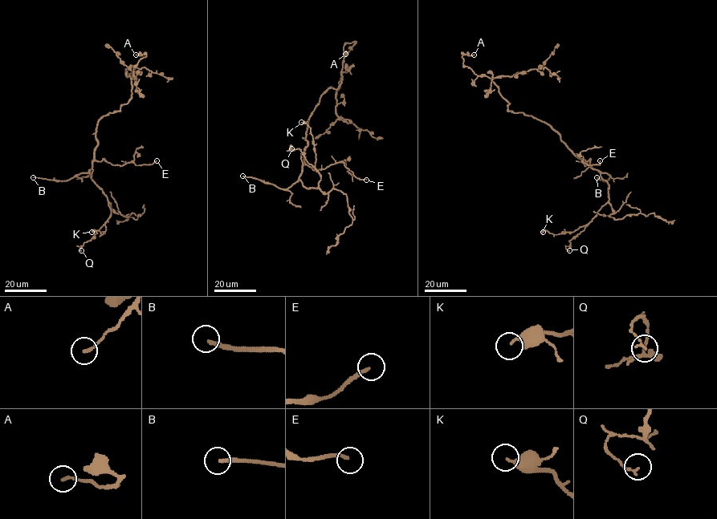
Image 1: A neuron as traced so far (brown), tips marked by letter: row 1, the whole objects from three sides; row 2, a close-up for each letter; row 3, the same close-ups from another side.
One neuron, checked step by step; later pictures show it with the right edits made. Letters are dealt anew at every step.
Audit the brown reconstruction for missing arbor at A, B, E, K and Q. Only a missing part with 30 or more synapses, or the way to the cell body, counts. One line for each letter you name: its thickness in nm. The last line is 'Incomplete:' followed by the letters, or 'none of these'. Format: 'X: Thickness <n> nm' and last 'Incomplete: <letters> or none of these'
B: Thickness 200 nm
Incomplete: B

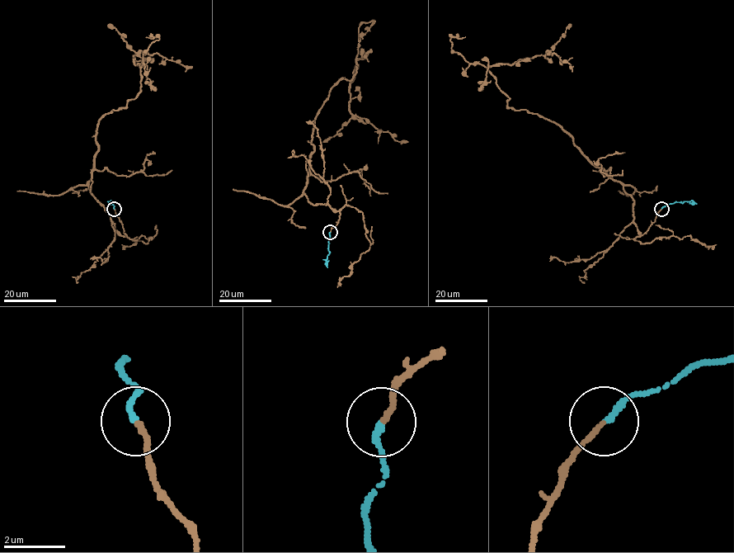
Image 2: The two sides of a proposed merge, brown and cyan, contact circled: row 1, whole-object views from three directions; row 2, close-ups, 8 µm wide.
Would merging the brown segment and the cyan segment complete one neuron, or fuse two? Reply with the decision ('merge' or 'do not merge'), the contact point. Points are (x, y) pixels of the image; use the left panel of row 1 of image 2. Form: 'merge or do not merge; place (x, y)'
merge; place (114, 209)

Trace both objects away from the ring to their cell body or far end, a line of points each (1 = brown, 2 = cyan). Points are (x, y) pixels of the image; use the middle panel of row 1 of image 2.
1: (329, 232), (338, 211), (312, 205), (303, 190), (312, 129), (356, 59), (350, 112), (407, 142)
2: (329, 232), (329, 253), (326, 263), (329, 260)

